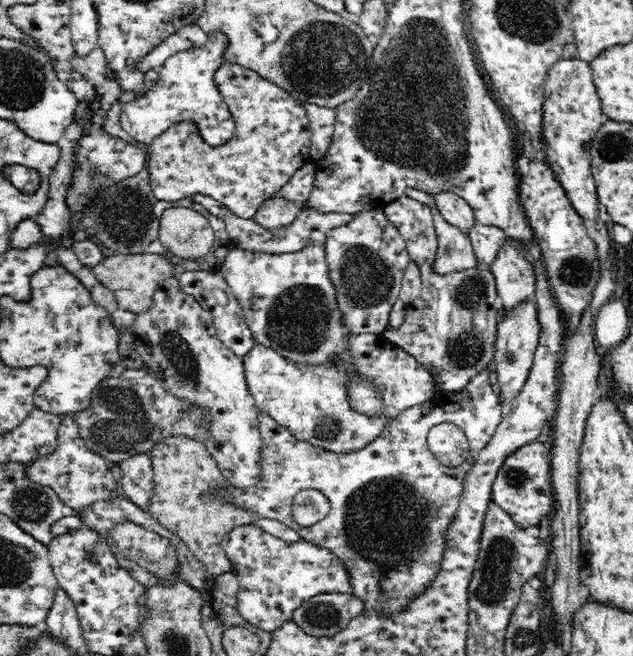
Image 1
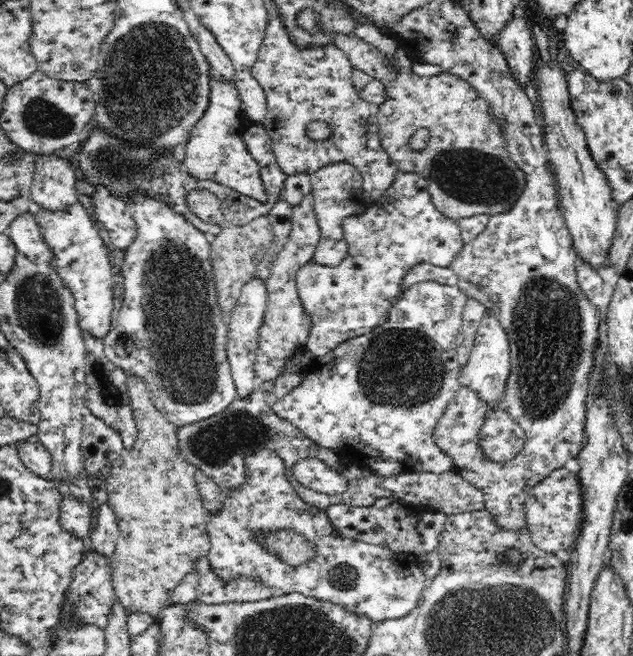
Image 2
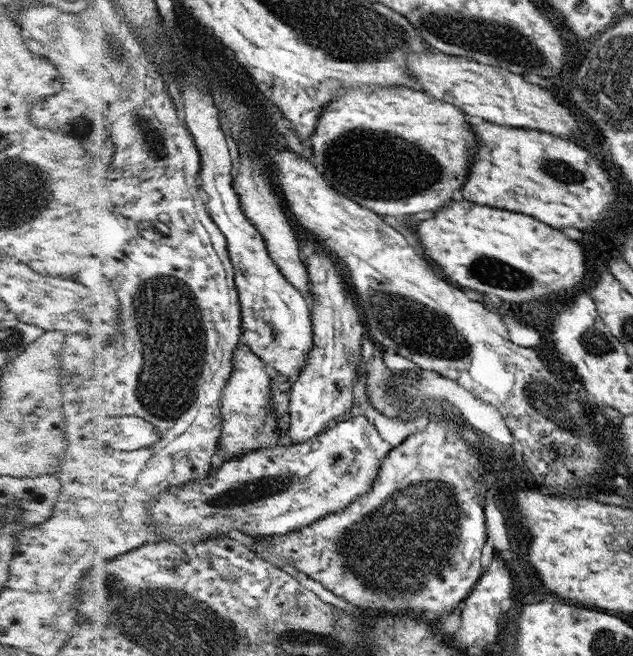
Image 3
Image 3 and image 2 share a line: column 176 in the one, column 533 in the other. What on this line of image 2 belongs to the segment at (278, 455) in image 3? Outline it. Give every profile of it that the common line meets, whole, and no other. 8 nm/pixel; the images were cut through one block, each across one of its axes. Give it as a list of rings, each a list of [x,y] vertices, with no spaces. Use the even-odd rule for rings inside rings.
[[[565,467],[556,469],[550,476],[532,488],[525,500],[526,530],[536,546],[546,553],[558,550],[571,552],[579,539],[583,526],[583,487],[578,474]]]

